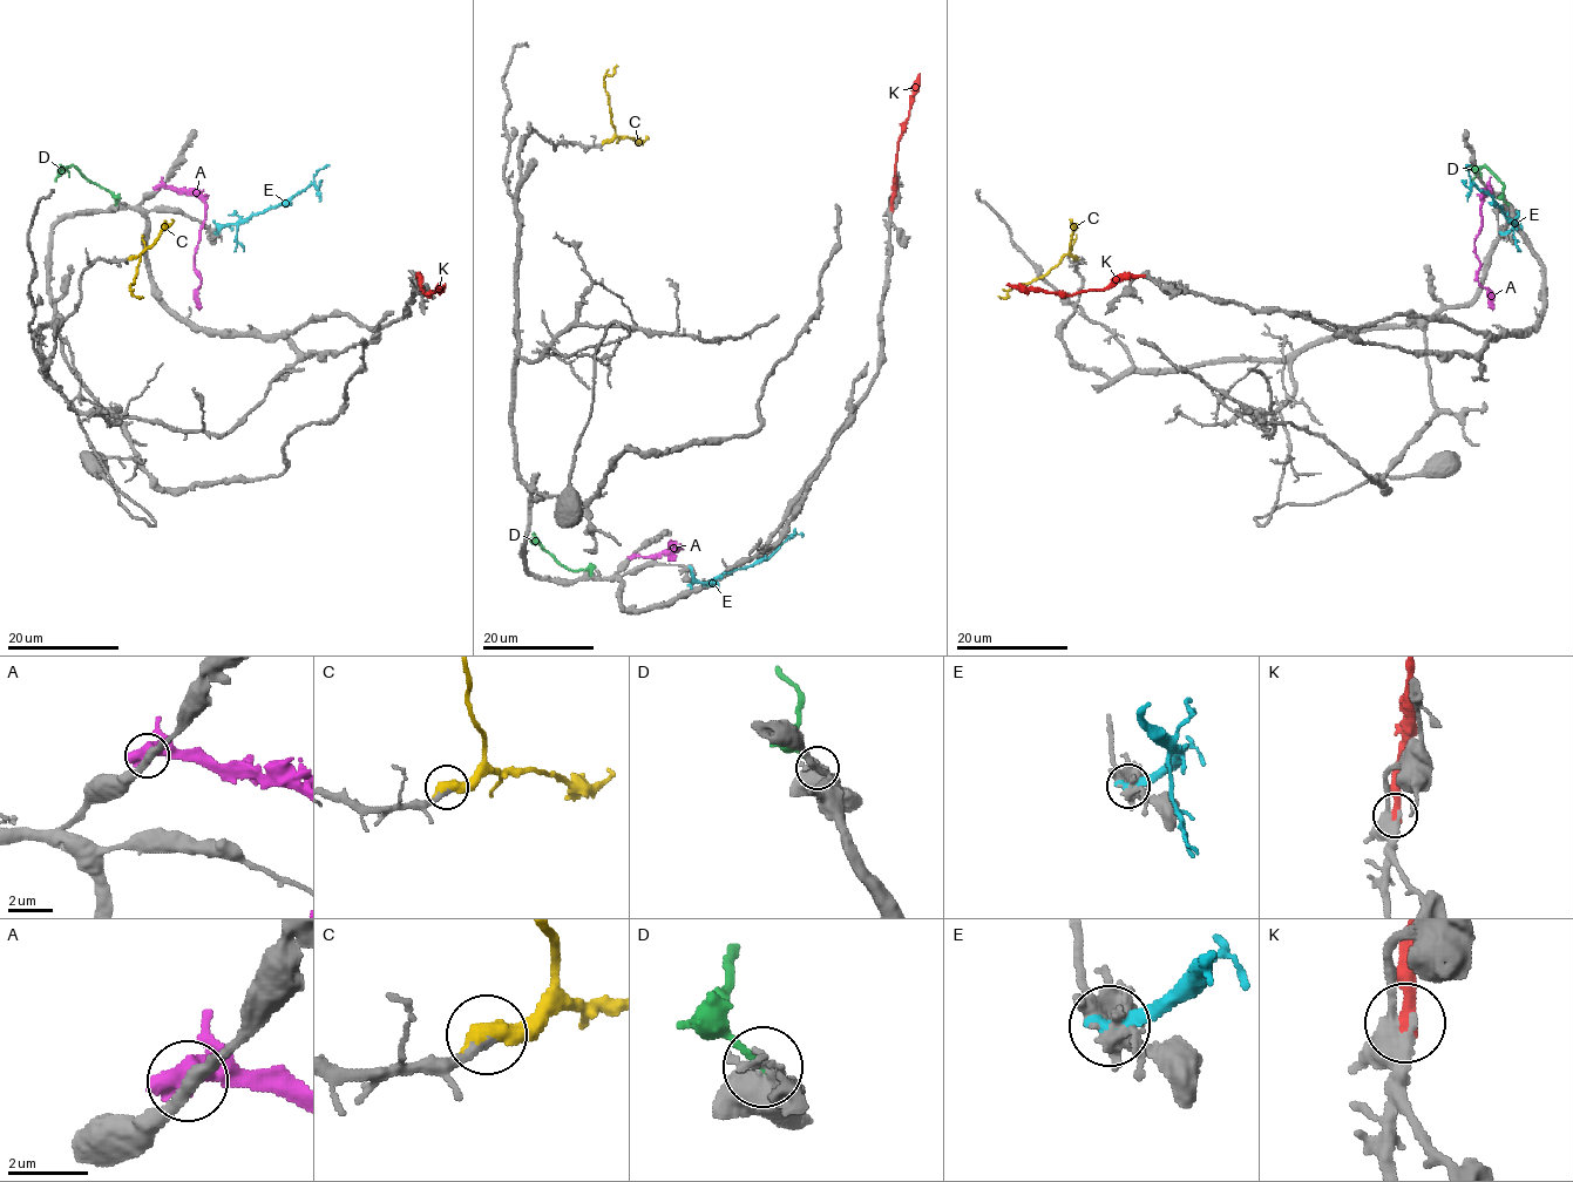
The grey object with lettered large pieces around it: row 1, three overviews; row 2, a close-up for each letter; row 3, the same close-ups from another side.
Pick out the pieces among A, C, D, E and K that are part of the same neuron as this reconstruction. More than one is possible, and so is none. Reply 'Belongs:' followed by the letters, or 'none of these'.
Belongs: C, K

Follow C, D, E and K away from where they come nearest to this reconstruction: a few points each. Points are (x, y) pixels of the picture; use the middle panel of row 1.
C: (605, 141), (615, 133), (603, 77), (610, 76), (616, 65)
D: (591, 575), (589, 569), (573, 570), (562, 566), (530, 538)
E: (690, 569), (700, 582), (712, 582), (727, 571), (761, 562), (788, 537), (804, 535)
K: (892, 209), (901, 124), (909, 110), (914, 81), (920, 73)

